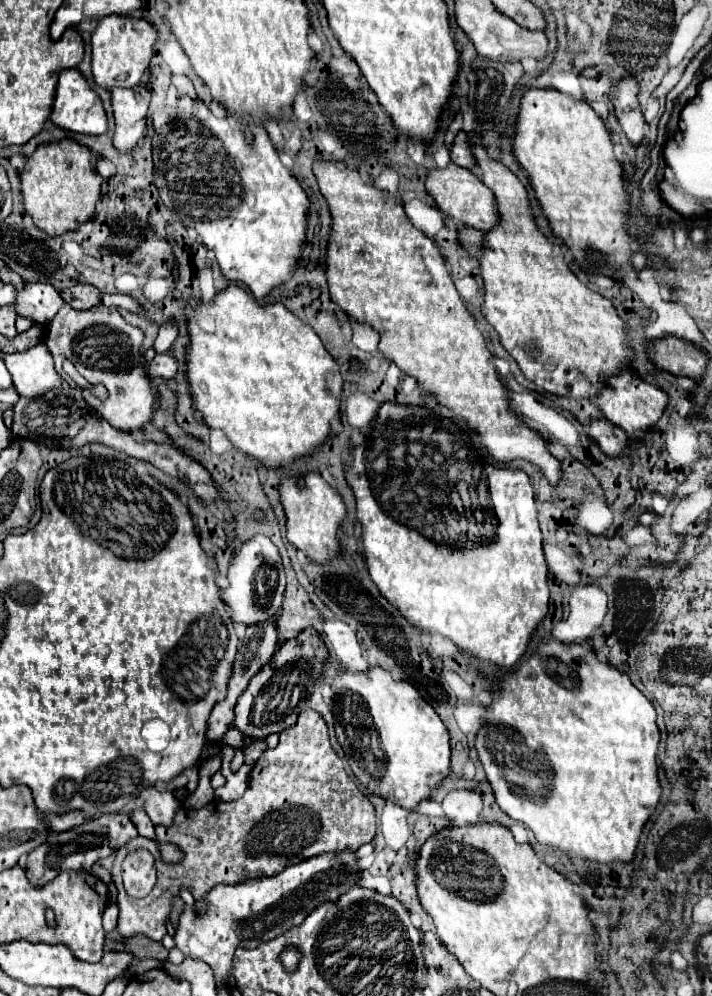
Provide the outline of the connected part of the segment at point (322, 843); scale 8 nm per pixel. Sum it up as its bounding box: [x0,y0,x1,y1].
[112,710,376,938]

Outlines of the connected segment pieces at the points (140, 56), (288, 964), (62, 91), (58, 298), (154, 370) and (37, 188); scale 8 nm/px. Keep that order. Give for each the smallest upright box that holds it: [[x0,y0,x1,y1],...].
[[92,16,158,88],[280,946,302,974],[50,68,108,134],[14,282,66,324],[148,354,178,380],[20,138,104,236]]

